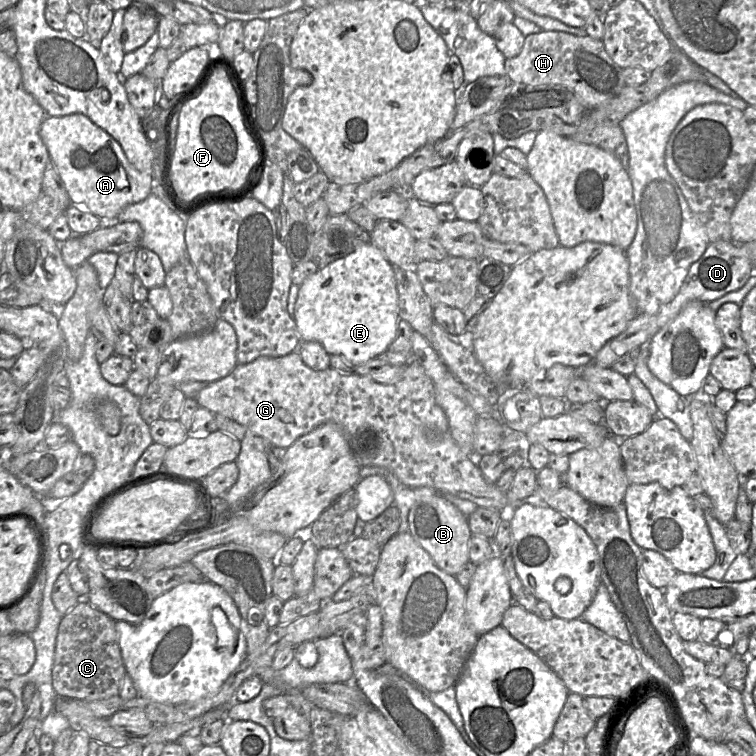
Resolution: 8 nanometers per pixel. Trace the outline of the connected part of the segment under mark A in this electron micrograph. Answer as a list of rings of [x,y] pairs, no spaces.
[[[80,113],[59,117],[46,115],[39,134],[71,203],[100,219],[116,219],[126,206],[139,203],[152,193],[152,175],[137,170],[128,161],[120,144],[87,116]]]

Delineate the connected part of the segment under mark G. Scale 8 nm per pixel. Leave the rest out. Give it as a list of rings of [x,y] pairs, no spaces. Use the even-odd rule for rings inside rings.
[[[296,351],[282,357],[260,356],[253,362],[237,364],[229,375],[200,390],[195,399],[201,407],[241,423],[276,448],[288,449],[303,435],[331,422],[341,428],[361,467],[382,467],[407,487],[427,487],[438,493],[450,493],[482,507],[501,511],[510,503],[507,493],[483,476],[477,458],[465,454],[452,438],[447,416],[436,403],[435,384],[417,361],[408,364],[399,382],[381,384],[356,372],[345,373],[333,368],[313,370]]]

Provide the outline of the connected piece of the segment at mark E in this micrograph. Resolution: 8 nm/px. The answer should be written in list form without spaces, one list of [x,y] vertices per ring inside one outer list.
[[[371,242],[358,247],[303,281],[299,286],[293,318],[302,342],[319,342],[330,355],[341,355],[354,366],[379,357],[394,341],[400,319],[393,265]]]

